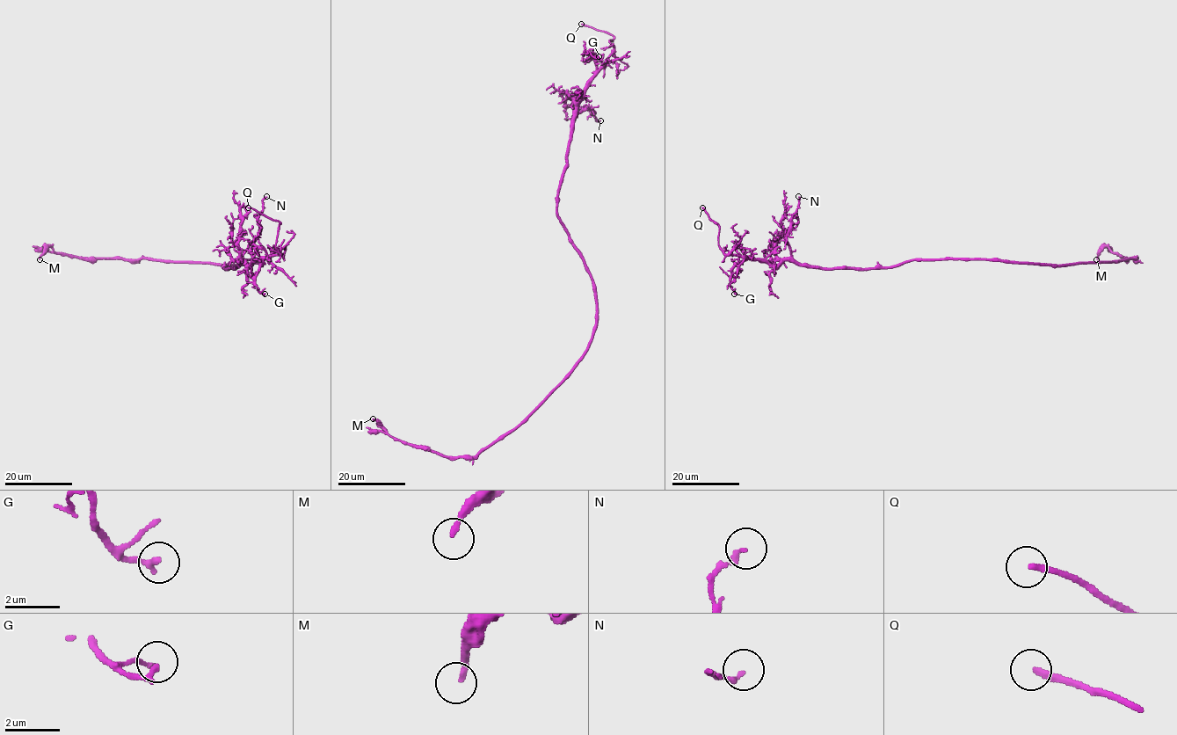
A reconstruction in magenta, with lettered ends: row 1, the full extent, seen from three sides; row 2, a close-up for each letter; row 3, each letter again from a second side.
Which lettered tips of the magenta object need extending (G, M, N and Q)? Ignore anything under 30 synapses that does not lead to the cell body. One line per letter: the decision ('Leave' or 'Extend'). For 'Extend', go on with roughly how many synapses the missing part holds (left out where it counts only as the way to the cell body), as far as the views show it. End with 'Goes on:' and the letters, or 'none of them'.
G: Leave
M: Leave
N: Leave
Q: Extend
Goes on: Q

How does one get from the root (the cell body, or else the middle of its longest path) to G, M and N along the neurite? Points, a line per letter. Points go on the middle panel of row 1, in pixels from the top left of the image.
G: (594, 282), (557, 214), (557, 200), (576, 104), (596, 70), (596, 59), (589, 52), (595, 58), (599, 56)
M: (594, 282), (597, 327), (583, 358), (518, 425), (475, 455), (443, 456), (404, 444), (391, 437), (373, 418)
N: (594, 282), (557, 214), (557, 200), (572, 118), (590, 108), (596, 120), (600, 120)

